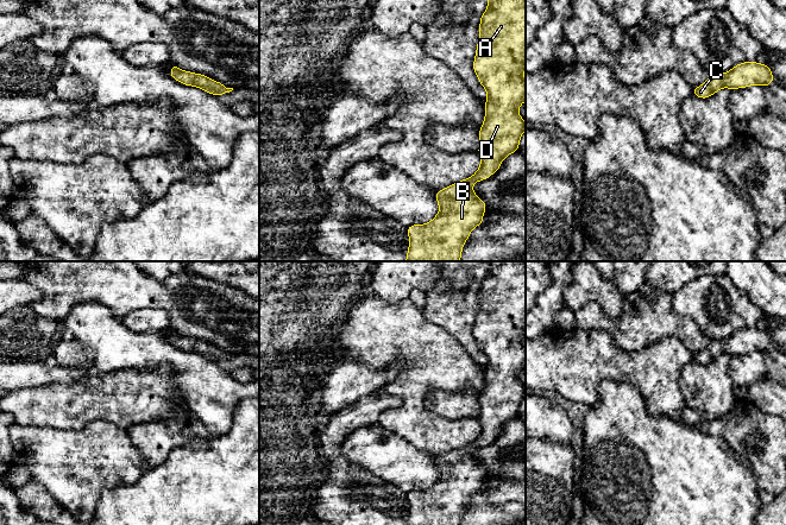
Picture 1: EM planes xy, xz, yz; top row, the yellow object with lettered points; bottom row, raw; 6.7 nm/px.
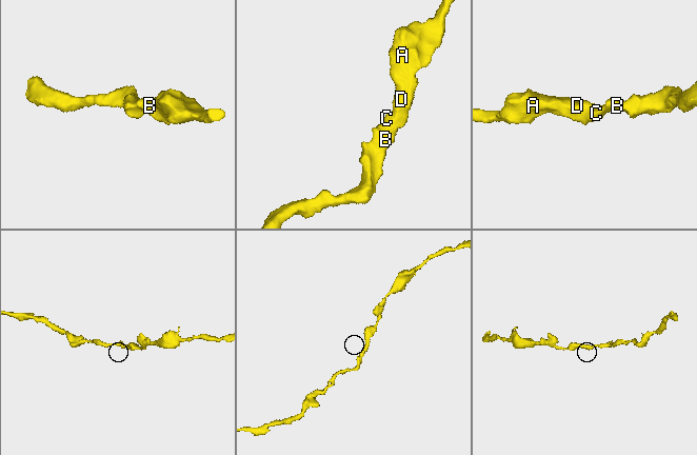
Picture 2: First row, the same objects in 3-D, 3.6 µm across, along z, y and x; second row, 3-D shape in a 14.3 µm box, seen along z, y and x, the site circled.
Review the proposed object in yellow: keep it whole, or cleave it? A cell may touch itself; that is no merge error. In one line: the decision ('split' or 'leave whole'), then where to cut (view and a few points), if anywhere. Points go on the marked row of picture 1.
leave whole | no cut

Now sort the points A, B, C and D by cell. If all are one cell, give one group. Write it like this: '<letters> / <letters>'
A B C D

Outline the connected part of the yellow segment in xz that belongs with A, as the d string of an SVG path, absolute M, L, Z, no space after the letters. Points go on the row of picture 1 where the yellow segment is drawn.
M488 0L488 10L479 25L479 42L473 62L474 72L488 91L485 120L479 131L480 167L470 178L436 191L439 214L427 224L407 227L409 251L405 261L459 261L464 242L470 232L483 223L486 203L472 191L474 182L489 178L502 160L518 151L518 143L526 122L518 115L518 107L526 101L526 0Z

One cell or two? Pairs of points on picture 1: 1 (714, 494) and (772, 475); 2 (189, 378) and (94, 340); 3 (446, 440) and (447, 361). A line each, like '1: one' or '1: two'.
1: two
2: one
3: one

